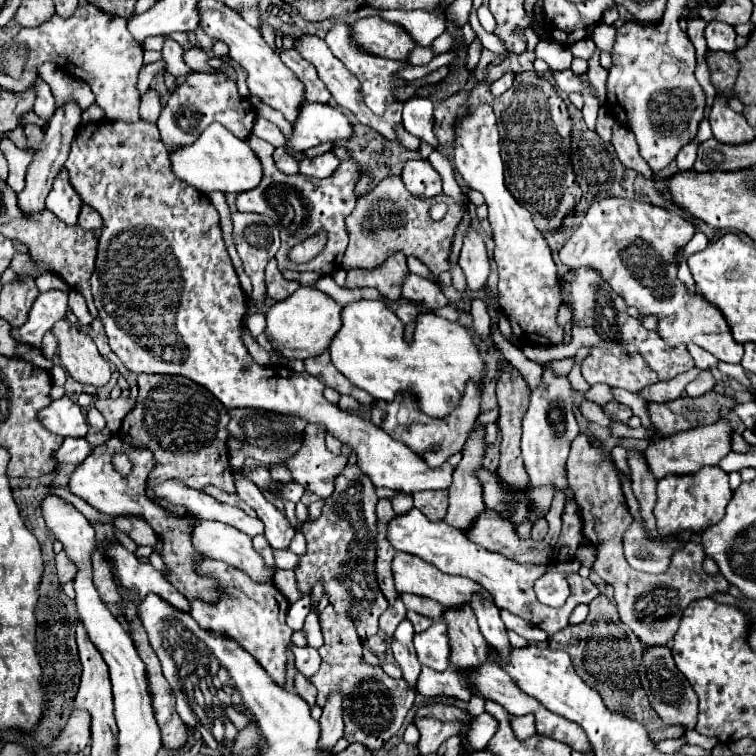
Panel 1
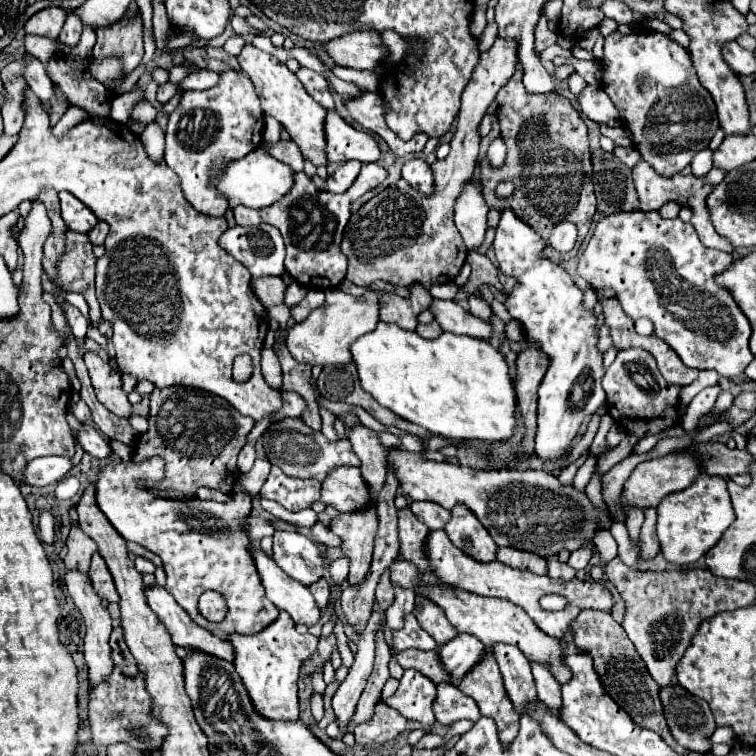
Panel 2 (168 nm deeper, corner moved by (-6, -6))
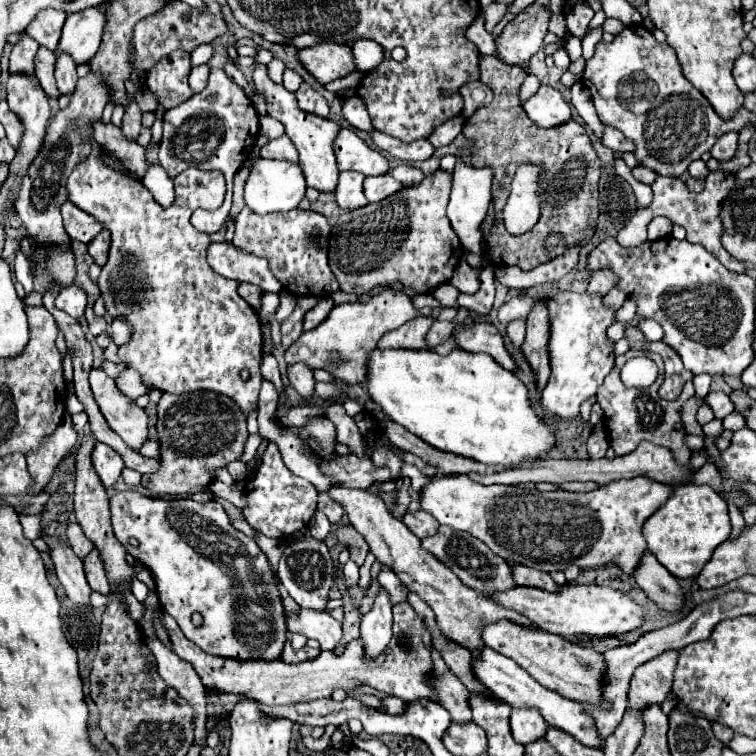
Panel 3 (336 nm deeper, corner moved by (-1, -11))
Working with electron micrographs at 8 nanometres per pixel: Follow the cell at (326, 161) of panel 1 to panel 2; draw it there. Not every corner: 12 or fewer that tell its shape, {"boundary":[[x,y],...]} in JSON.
{"boundary":[[344,163],[326,179],[330,193],[348,191],[362,163]]}

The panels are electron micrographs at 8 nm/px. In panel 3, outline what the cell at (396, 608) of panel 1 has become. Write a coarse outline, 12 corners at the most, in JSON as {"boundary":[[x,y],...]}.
{"boundary":[[383,566],[377,580],[391,604],[407,600],[407,588]]}

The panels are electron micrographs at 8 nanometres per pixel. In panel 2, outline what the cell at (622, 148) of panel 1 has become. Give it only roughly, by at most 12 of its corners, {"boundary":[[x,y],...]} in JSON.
{"boundary":[[646,161],[632,169],[638,211],[668,201],[692,209],[706,247],[732,253],[706,207],[712,183],[694,175],[662,177]]}

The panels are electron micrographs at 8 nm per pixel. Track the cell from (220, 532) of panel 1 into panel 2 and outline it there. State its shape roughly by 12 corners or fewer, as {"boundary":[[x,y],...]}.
{"boundary":[[252,551],[266,597],[298,625],[320,621],[308,587]]}

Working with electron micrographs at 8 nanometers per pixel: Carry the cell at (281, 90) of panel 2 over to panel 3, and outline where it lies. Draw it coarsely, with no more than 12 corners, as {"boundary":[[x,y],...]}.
{"boundary":[[255,64],[255,96],[285,126],[307,186],[333,192],[339,124],[297,106],[295,94]]}

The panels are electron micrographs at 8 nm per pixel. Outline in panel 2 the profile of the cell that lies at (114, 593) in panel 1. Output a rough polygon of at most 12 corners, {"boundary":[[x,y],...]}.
{"boundary":[[92,555],[90,581],[94,591],[118,603],[112,575],[100,557]]}

